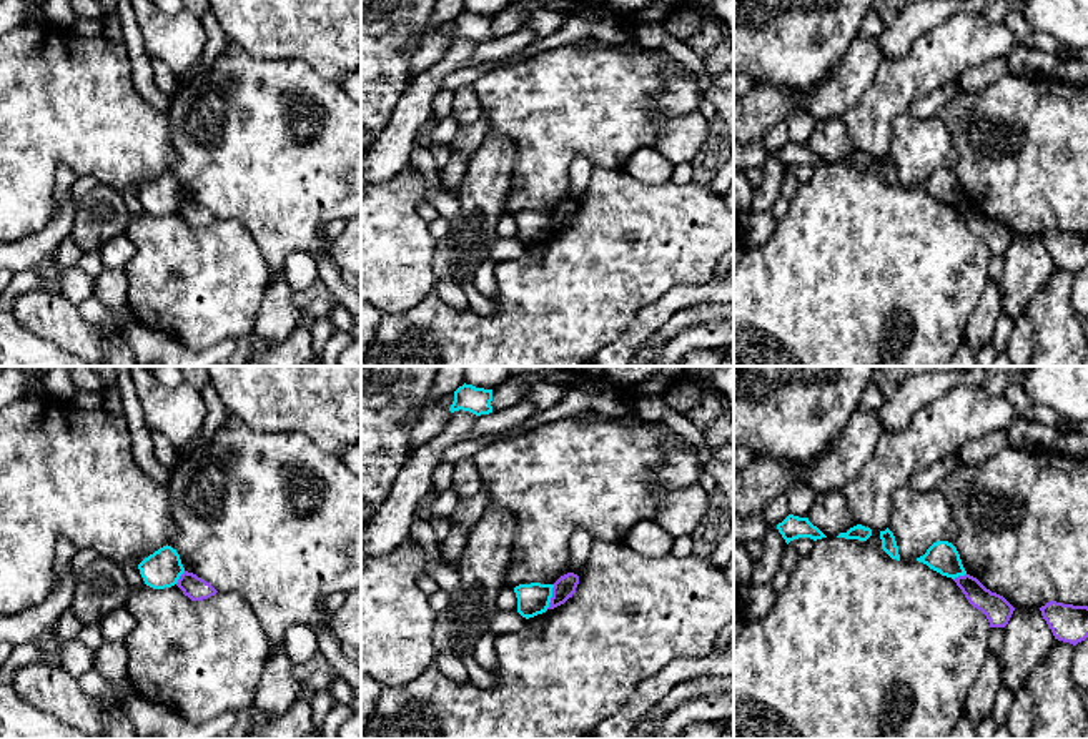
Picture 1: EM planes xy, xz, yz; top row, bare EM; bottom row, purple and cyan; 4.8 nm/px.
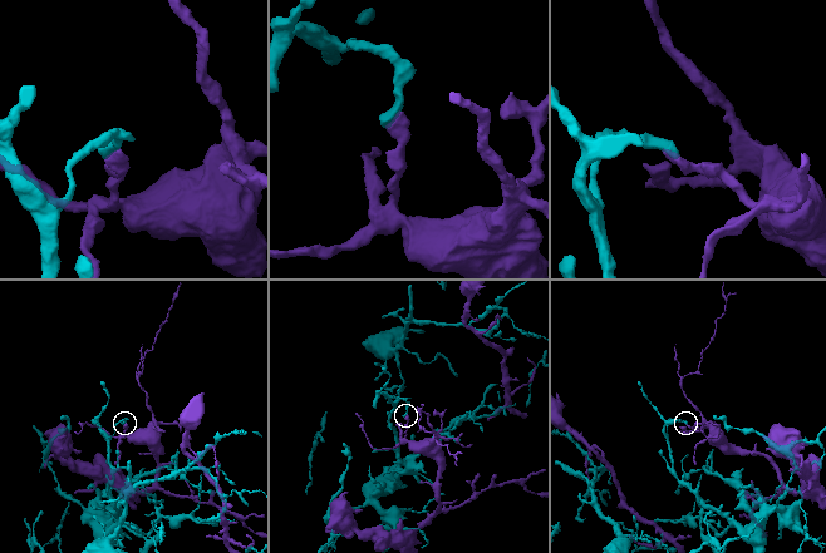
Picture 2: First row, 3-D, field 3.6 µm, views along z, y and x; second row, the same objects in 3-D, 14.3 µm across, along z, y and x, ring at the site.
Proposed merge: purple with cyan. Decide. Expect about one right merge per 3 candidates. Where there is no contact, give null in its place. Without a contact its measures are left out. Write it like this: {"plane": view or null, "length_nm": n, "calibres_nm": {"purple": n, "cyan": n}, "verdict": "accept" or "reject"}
{"plane": "xz", "length_nm": 130, "calibres_nm": {"purple": 100, "cyan": 150}, "verdict": "reject"}

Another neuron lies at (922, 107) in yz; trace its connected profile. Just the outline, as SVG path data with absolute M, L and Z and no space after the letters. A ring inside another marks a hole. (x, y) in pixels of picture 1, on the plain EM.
M958 82L940 87L927 97L915 98L907 113L913 118L928 118L937 113L938 108L945 107L960 90Z

